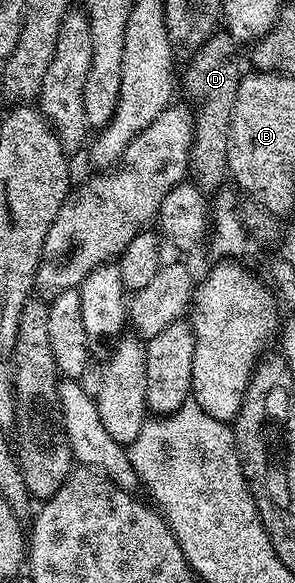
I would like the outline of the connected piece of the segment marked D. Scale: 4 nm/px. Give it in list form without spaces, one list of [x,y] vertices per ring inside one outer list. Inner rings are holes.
[[[217,31],[201,48],[191,53],[189,60],[192,61],[184,68],[184,92],[194,105],[188,176],[197,189],[200,187],[209,194],[215,194],[225,187],[230,176],[230,114],[234,114],[234,98],[238,98],[238,86],[250,68],[249,61],[245,57],[243,60],[236,48],[239,48],[237,41],[233,40],[227,31]]]

